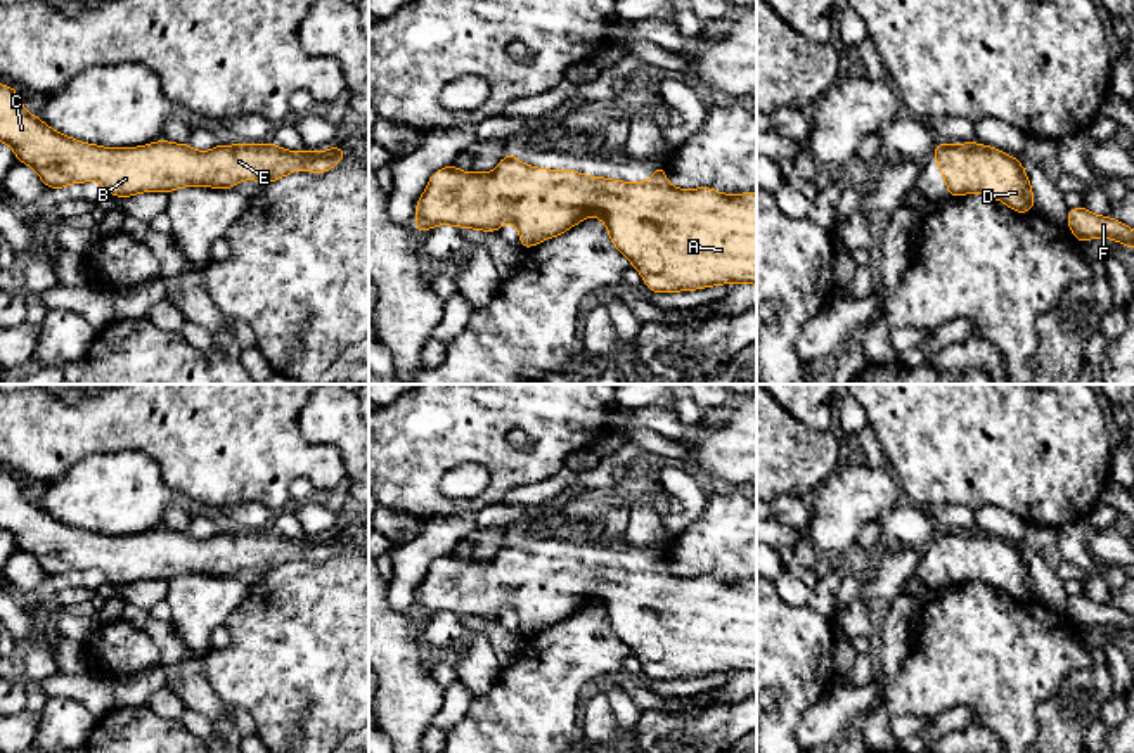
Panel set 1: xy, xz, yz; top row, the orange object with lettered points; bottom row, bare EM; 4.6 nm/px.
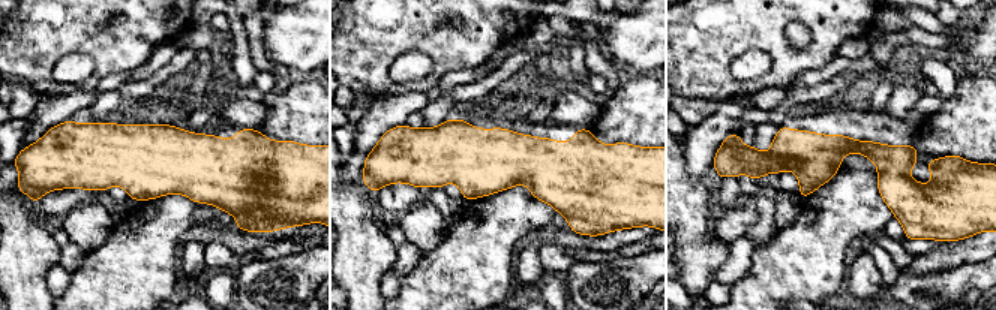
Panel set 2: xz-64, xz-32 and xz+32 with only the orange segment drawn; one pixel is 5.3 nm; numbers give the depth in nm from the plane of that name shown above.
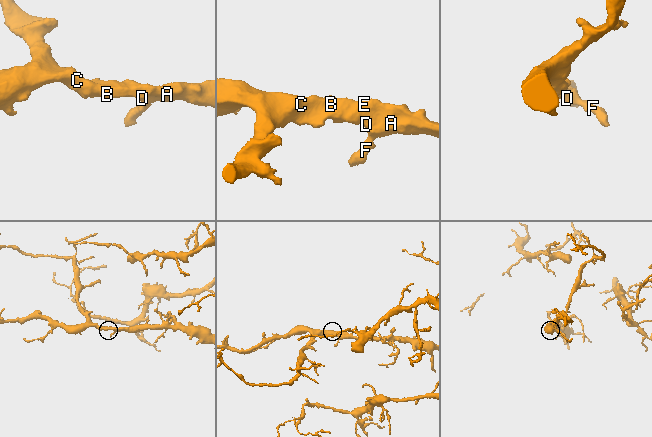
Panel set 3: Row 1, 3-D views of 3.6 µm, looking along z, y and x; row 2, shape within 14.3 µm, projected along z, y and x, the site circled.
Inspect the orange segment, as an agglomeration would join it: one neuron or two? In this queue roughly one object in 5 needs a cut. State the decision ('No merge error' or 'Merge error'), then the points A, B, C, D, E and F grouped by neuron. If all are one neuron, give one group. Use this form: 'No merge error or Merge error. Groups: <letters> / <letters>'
No merge error. Groups: A B C D E F

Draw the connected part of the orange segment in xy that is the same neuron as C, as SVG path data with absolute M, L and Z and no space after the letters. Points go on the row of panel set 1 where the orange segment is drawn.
M3 83L0 142L10 145L17 161L29 164L48 189L97 180L116 197L152 190L170 194L180 187L230 190L248 178L265 185L296 170L325 173L346 158L339 145L325 152L291 152L270 142L218 144L208 152L164 138L142 147L100 147L52 130L23 107L16 88Z

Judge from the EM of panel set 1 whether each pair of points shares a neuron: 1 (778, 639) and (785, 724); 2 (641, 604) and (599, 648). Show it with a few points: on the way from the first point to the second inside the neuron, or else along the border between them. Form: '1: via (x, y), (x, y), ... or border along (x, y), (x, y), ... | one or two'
1: via (788, 660), (788, 703) | one
2: border along (579, 611), (596, 603), (613, 634), (632, 653) | two

